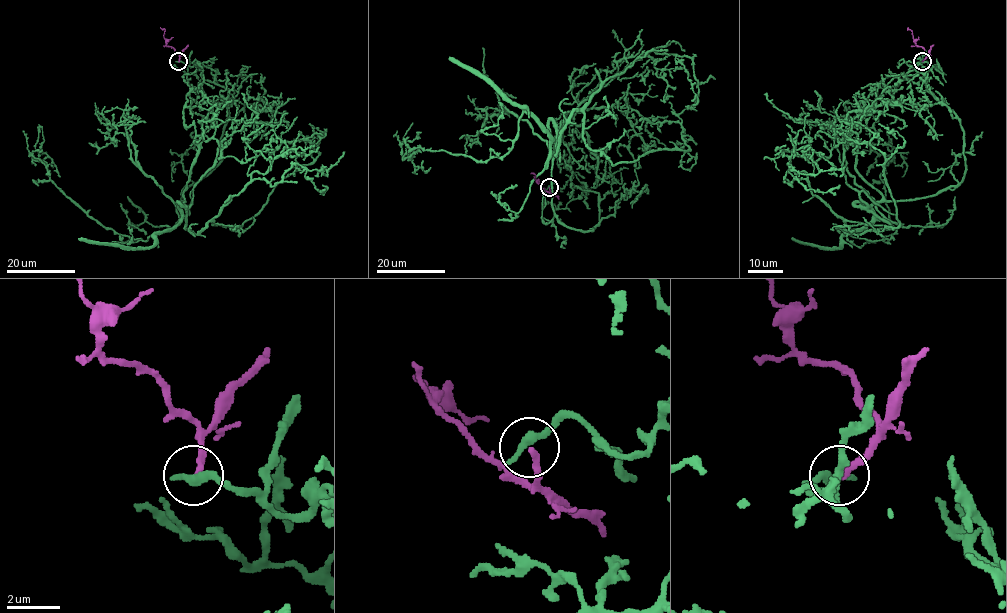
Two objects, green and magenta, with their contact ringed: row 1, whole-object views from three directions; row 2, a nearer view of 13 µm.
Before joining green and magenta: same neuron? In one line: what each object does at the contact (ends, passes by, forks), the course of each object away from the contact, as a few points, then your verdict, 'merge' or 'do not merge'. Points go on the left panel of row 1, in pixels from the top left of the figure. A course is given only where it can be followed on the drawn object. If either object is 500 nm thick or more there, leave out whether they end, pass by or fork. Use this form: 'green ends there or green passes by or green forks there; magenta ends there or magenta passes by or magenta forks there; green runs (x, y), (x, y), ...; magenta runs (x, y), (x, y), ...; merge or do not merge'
green ends there; magenta ends there; green runs (178, 61), (228, 91), (221, 160), (181, 191), (195, 234), (240, 227), (318, 155), (282, 140), (297, 116); magenta runs (178, 61), (178, 54), (166, 44), (164, 30), (160, 27); do not merge

